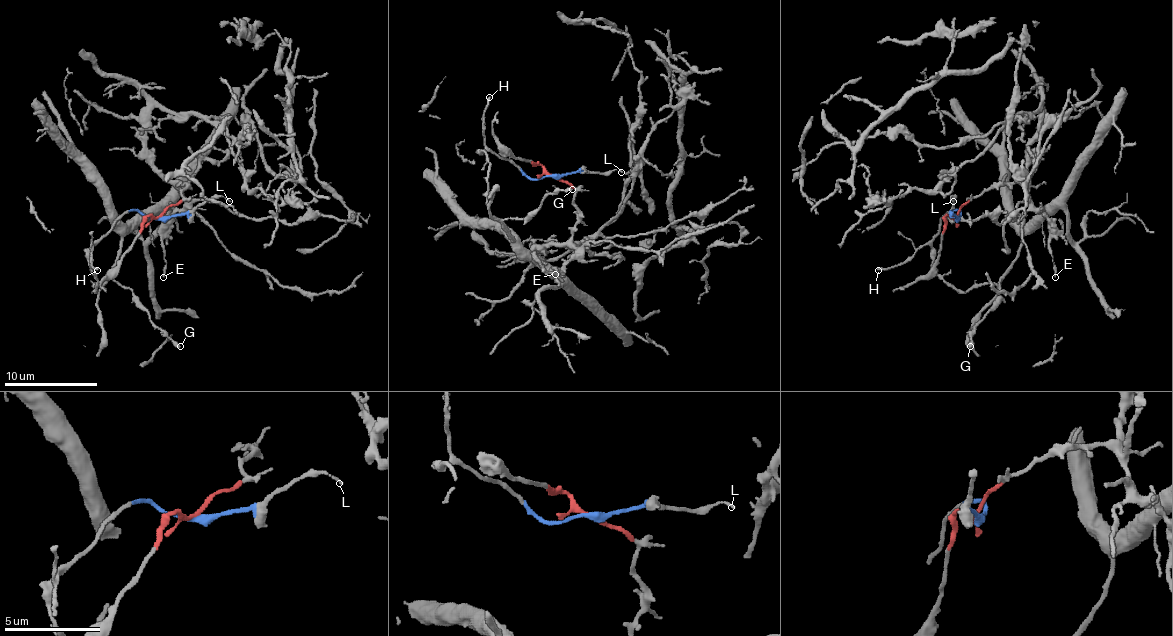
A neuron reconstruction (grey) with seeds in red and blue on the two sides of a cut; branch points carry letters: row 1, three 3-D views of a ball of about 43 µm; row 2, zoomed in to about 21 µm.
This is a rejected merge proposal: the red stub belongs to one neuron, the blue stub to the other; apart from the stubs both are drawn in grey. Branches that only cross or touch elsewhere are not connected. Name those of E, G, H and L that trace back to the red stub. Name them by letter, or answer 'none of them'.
E

